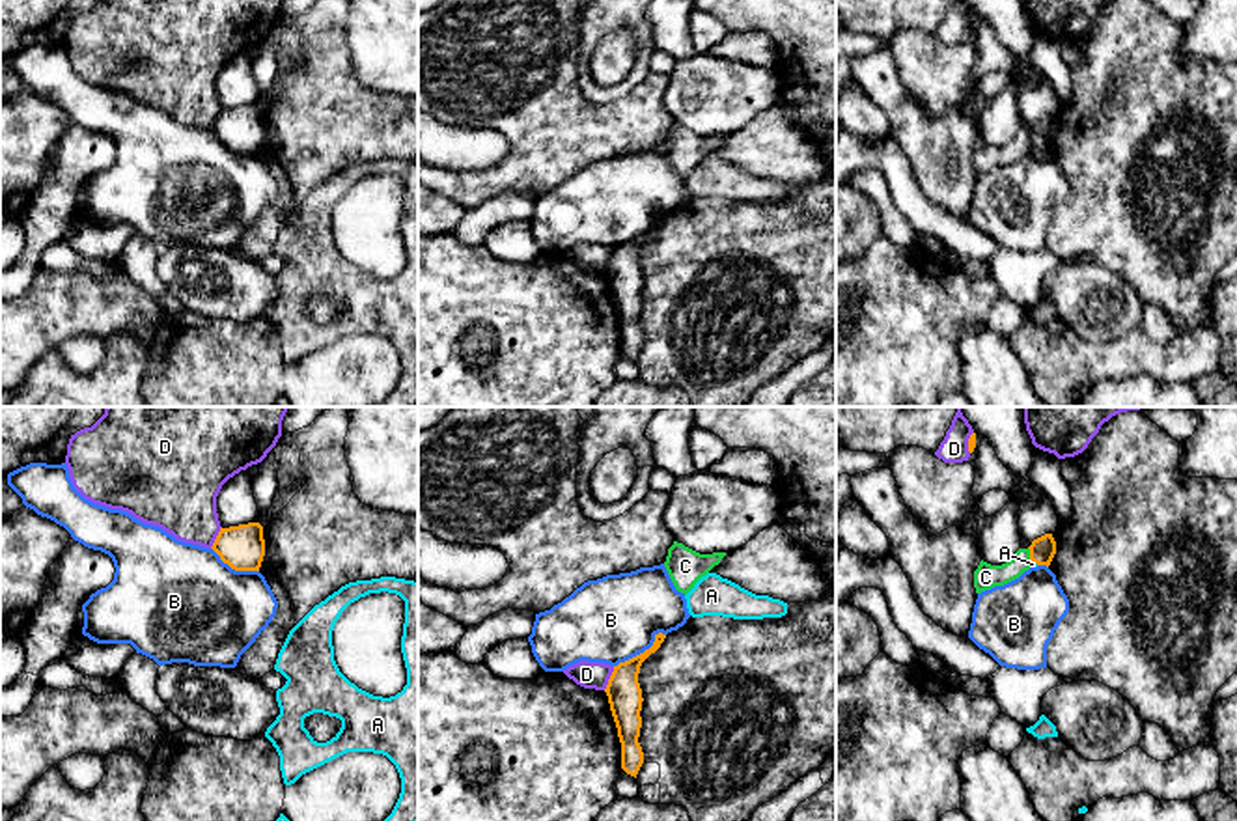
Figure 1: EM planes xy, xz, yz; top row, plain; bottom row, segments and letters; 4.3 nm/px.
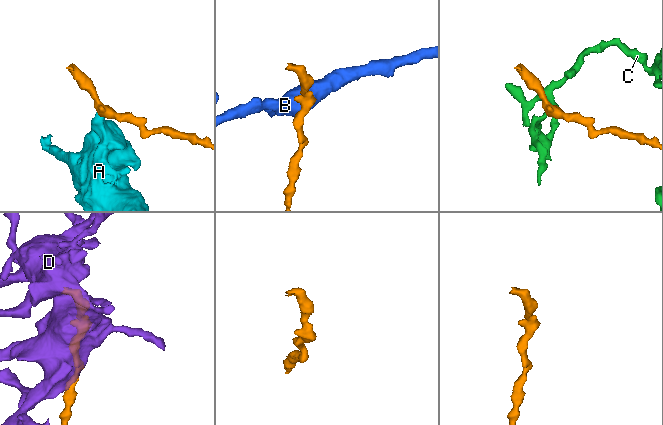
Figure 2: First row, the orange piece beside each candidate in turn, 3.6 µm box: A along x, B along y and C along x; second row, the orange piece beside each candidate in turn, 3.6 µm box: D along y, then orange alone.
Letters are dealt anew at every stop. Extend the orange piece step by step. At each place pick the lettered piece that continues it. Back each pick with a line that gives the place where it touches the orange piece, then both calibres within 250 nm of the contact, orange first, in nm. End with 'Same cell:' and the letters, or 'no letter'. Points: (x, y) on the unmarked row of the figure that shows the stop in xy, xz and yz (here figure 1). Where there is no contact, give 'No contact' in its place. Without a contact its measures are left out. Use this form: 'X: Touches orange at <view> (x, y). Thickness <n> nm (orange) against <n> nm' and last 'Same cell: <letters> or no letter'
Same cell: no letter

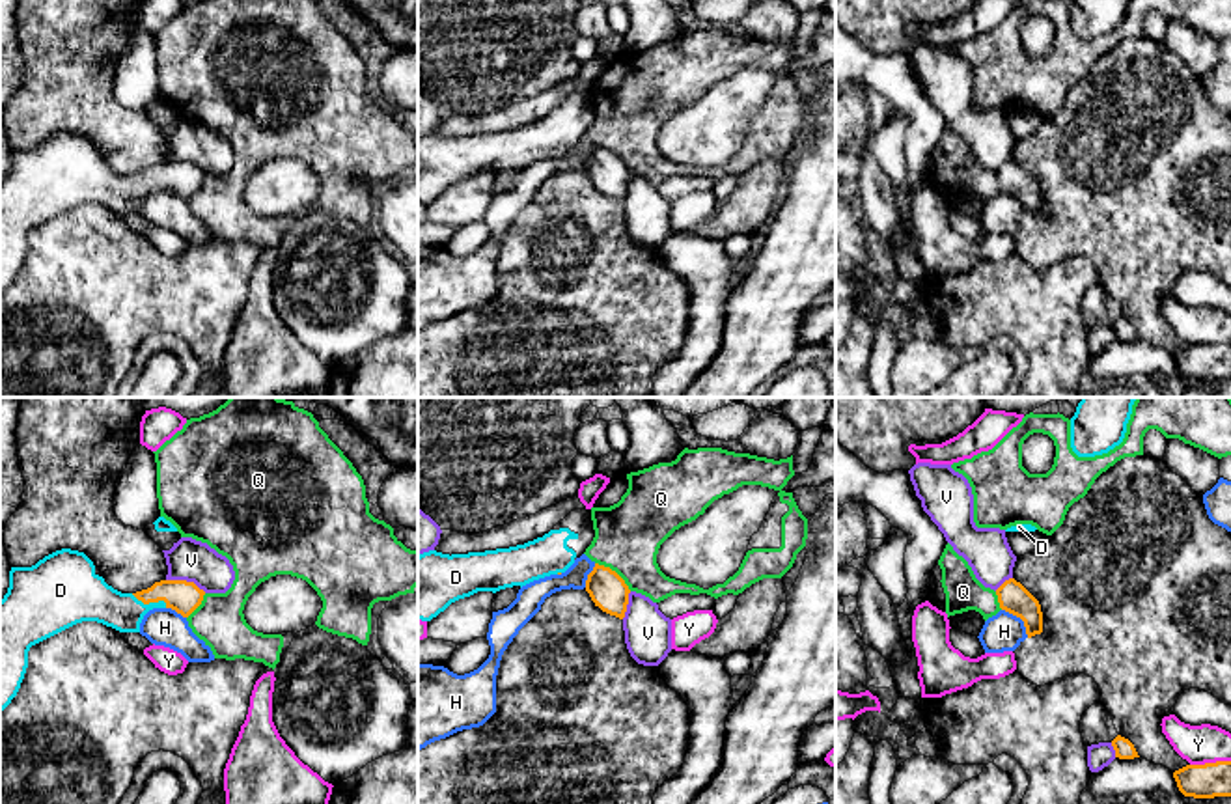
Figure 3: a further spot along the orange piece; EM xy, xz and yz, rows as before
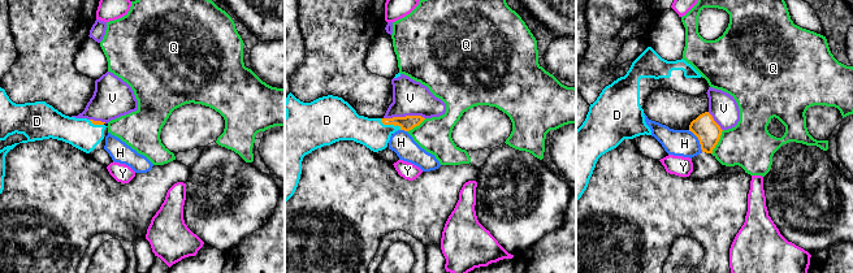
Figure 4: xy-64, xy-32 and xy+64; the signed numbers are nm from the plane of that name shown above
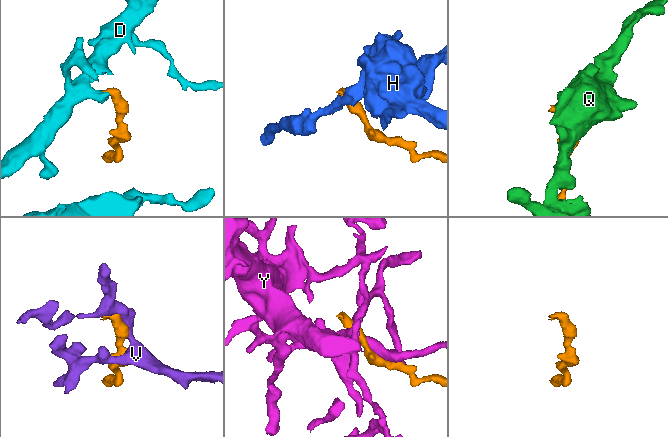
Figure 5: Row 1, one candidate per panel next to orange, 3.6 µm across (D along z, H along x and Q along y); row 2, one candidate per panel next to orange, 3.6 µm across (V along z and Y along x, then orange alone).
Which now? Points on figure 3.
D: Touches orange at xy (150, 183). Thickness 140 nm (orange) against 190 nm
Same cell: D

